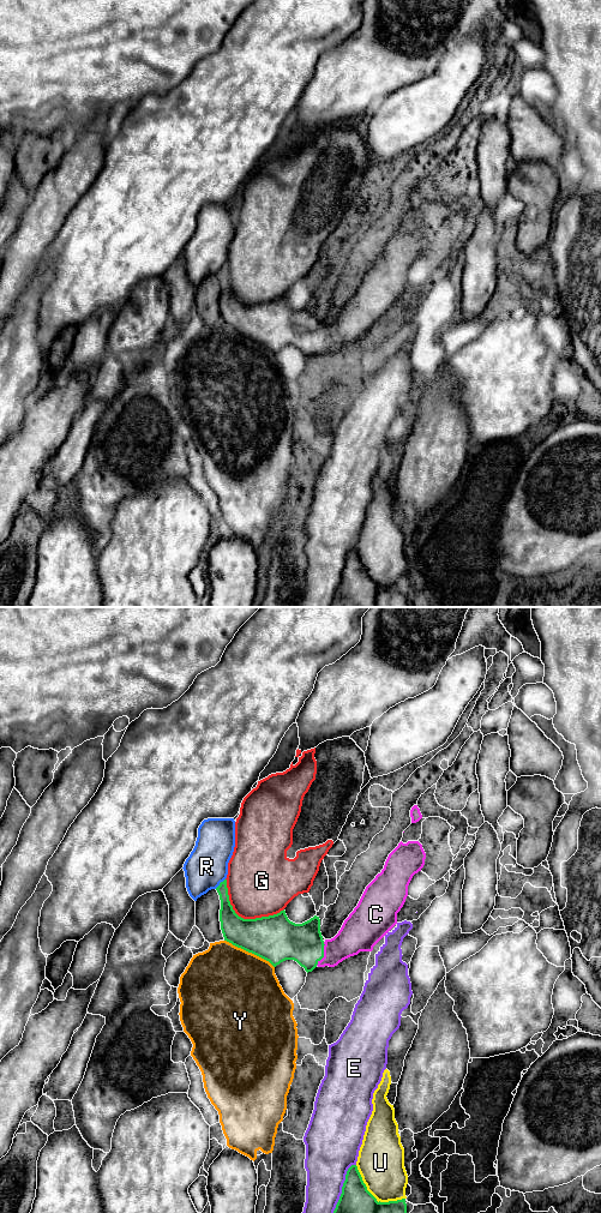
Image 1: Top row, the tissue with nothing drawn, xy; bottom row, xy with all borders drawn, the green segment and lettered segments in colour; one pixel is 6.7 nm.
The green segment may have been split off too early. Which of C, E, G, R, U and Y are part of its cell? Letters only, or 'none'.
C

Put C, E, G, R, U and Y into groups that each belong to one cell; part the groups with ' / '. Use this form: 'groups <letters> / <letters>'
groups C / E / G R / U / Y

